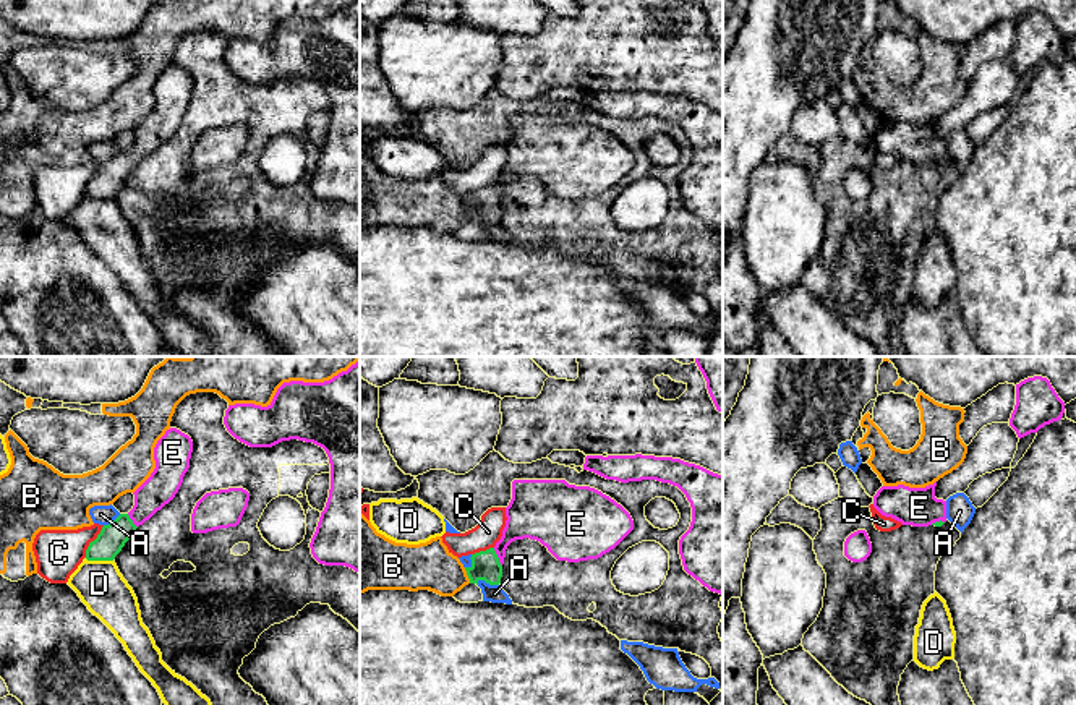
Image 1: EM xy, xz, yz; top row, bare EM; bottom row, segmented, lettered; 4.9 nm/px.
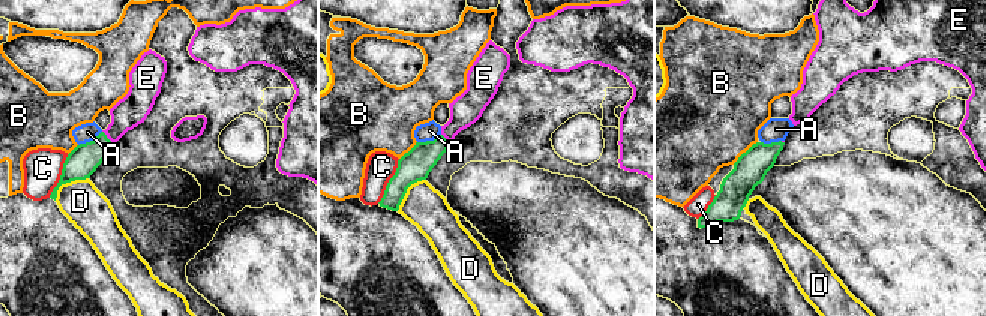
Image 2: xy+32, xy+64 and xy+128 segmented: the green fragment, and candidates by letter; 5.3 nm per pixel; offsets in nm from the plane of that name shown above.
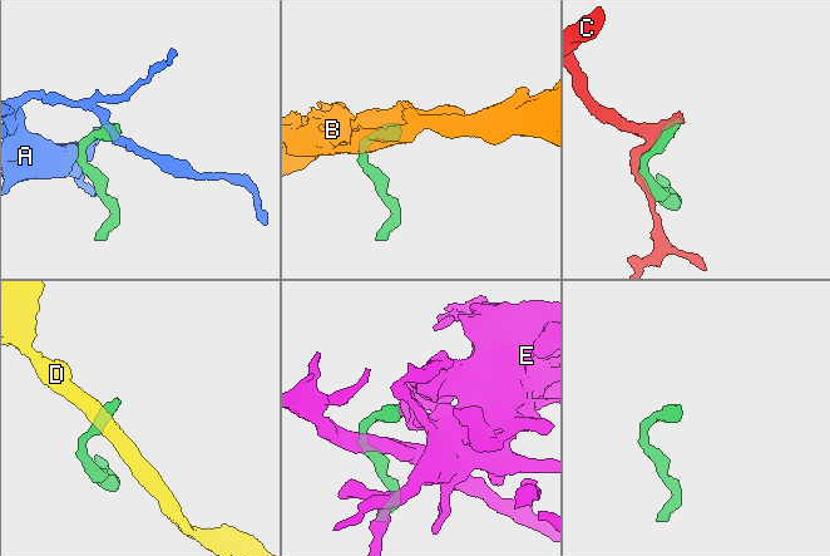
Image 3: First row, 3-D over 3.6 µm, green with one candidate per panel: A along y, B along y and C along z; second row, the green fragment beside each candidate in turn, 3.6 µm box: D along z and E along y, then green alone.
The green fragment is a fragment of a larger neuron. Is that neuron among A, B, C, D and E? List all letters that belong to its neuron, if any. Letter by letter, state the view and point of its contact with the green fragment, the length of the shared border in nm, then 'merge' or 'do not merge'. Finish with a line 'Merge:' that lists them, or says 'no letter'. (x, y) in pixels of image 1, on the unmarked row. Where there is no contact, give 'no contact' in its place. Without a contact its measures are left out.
A: xz (488, 219) | 110 nm | do not merge
B: xz (467, 211) | 90 nm | do not merge
C: xy (91, 179) | 190 nm | do not merge
D: xy (99, 196) | 140 nm | do not merge
E: xz (498, 195) | 100 nm | merge
Merge: E

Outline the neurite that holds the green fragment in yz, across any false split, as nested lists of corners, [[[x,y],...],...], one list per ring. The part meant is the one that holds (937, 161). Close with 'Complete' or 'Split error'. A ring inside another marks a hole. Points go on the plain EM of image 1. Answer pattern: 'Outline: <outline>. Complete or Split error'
Outline: [[[937,118],[925,125],[882,123],[873,133],[873,144],[903,162],[942,164],[946,159],[946,138],[935,135],[935,123]]]. Split error

